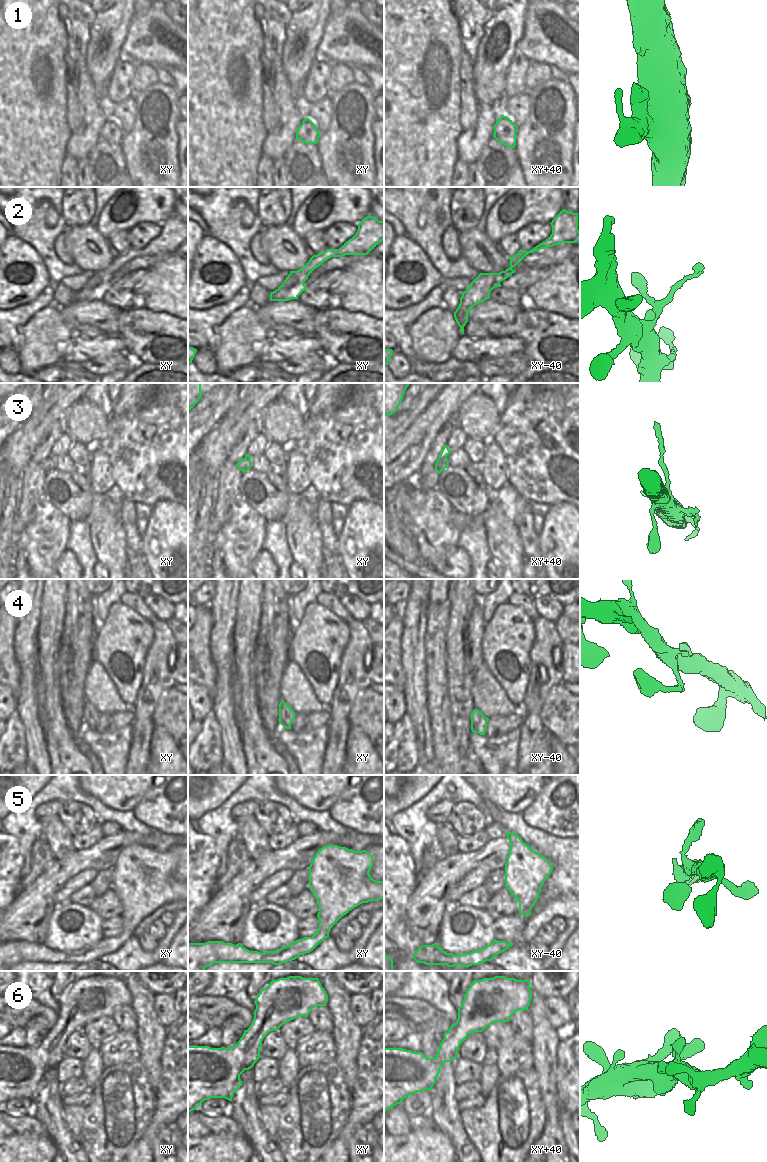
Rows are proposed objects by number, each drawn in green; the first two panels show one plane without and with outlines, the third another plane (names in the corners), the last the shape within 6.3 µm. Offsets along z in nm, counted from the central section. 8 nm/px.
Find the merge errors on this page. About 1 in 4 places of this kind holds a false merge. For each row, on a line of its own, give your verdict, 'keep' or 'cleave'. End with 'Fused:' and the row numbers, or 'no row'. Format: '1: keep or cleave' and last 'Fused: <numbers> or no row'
1: cleave
2: keep
3: cleave
4: keep
5: keep
6: keep
Fused: 1, 3

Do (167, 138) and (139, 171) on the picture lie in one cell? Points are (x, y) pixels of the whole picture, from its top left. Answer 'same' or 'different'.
same

